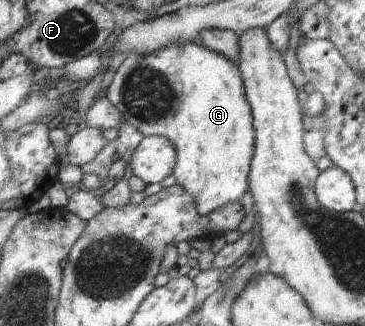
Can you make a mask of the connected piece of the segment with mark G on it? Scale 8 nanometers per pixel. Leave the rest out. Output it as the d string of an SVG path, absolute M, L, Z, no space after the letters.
M196 41L171 43L162 46L148 56L132 52L125 57L118 70L113 73L111 84L104 91L105 96L124 114L127 123L134 126L140 133L146 135L160 135L167 137L175 145L178 152L177 167L175 169L176 183L185 187L197 201L199 212L210 215L228 202L239 202L244 193L249 190L249 175L257 147L257 131L254 127L253 107L250 105L241 69L229 57L210 49L208 46L198 45Z

